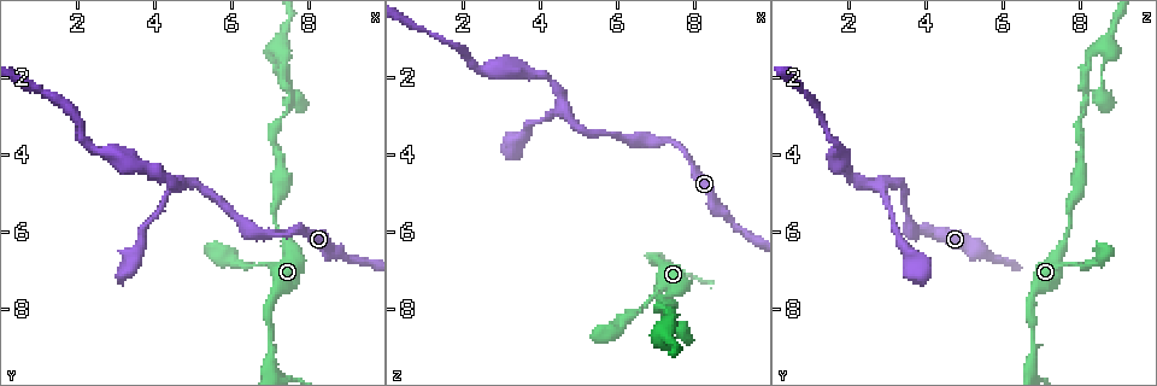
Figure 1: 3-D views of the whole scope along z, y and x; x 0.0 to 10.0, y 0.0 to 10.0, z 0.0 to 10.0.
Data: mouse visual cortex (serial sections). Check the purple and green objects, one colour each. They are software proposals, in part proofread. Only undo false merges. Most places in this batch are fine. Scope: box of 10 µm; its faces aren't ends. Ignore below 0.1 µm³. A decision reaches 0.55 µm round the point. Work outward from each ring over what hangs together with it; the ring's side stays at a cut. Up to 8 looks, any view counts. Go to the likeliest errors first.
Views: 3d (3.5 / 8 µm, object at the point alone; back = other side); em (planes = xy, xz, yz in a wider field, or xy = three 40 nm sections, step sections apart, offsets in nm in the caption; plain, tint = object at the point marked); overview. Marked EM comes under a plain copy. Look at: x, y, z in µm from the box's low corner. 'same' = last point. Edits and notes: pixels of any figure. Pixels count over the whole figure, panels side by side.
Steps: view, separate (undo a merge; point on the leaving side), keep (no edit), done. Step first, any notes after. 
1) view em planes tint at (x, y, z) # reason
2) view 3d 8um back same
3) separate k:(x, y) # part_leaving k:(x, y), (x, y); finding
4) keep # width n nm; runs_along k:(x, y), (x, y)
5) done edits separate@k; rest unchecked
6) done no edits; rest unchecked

view 3d 8um at (4.65, 4.70, 2.75) # two arms in line, one across

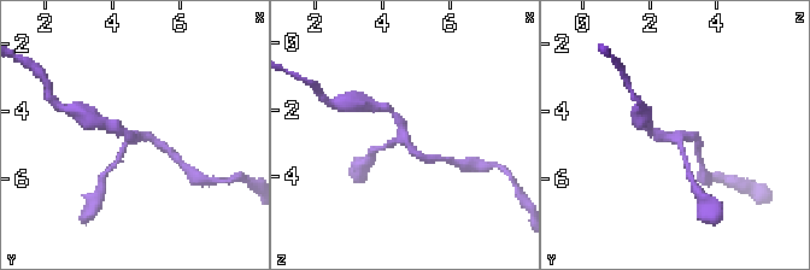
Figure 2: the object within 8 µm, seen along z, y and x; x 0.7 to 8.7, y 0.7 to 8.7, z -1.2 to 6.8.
view 3d 3.5um same

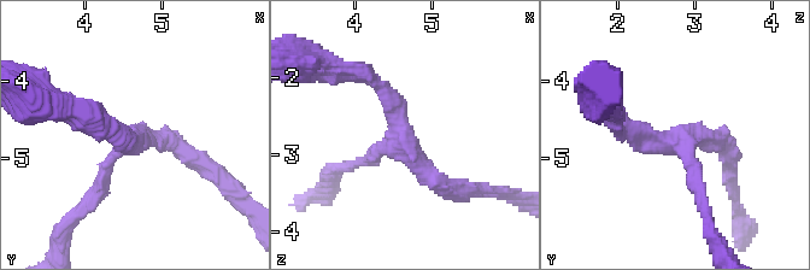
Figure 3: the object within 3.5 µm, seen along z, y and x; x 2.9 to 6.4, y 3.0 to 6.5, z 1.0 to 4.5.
keep # arms 3; runs_along 3:(451, 189), (367, 72); all the same cell

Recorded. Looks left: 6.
view 3d 3.5um at (7.15, 1.25, 8.60) # arms part here

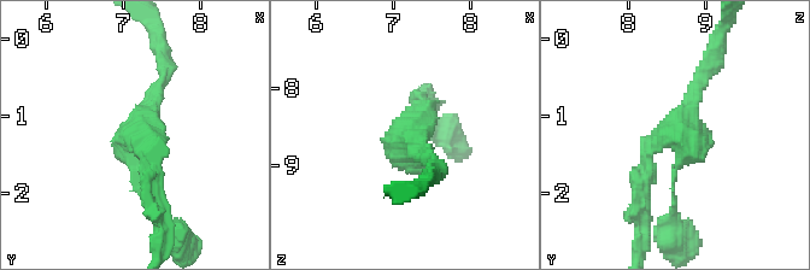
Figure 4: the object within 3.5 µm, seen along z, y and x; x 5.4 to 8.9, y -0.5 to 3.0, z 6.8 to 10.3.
view em xy step 2 tint at (7.15, 1.25, 8.65) # shape alone is not enough

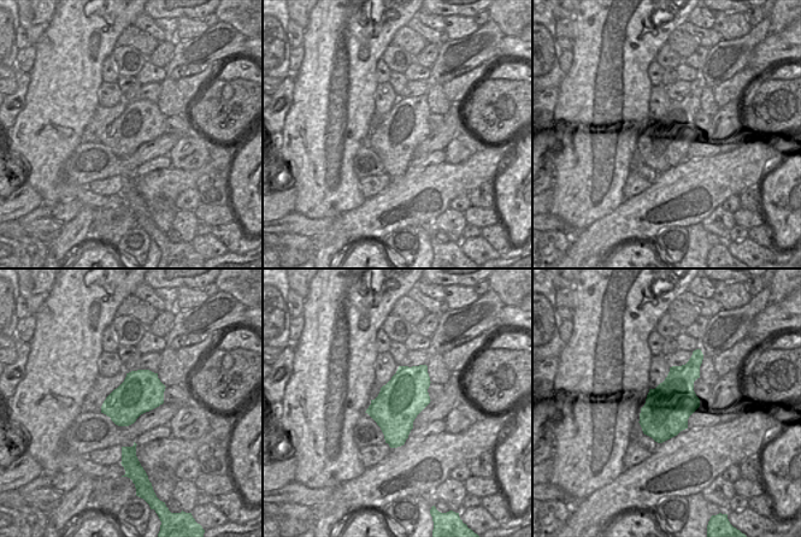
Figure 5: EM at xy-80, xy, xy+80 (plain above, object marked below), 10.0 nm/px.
view em planes tint same

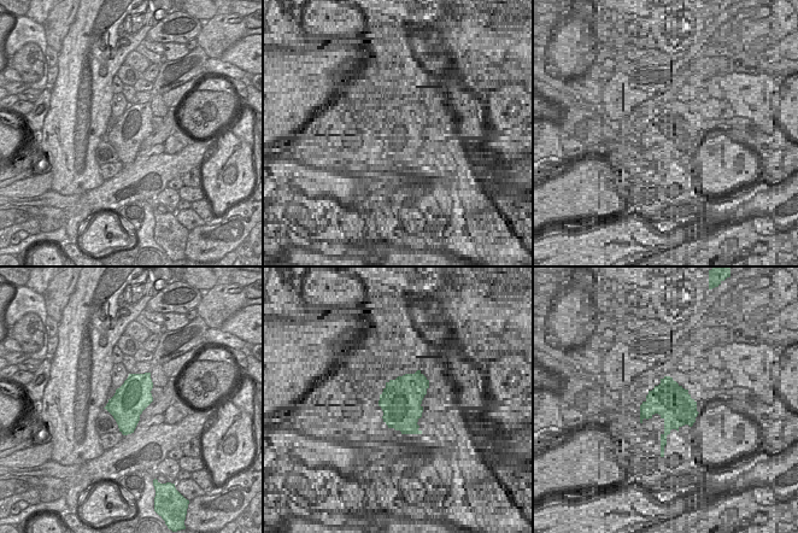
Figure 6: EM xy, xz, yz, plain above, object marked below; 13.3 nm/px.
keep # runs_along 4:(643, 192), (649, 151), (676, 133), (673, 203); continuous, no second cell

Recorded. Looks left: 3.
view 3d 3.5um at (6.55, 6.95, 8.00) # narrows sharply

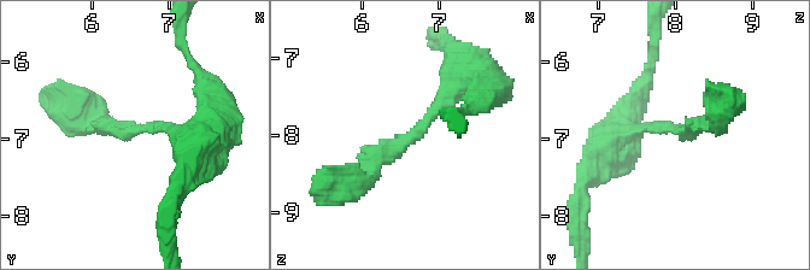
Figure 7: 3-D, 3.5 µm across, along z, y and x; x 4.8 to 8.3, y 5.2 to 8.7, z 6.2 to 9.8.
view em xy step 5 tint at (6.60, 6.90, 8.05) # arm_widths 200, 200 nm; need the tissue

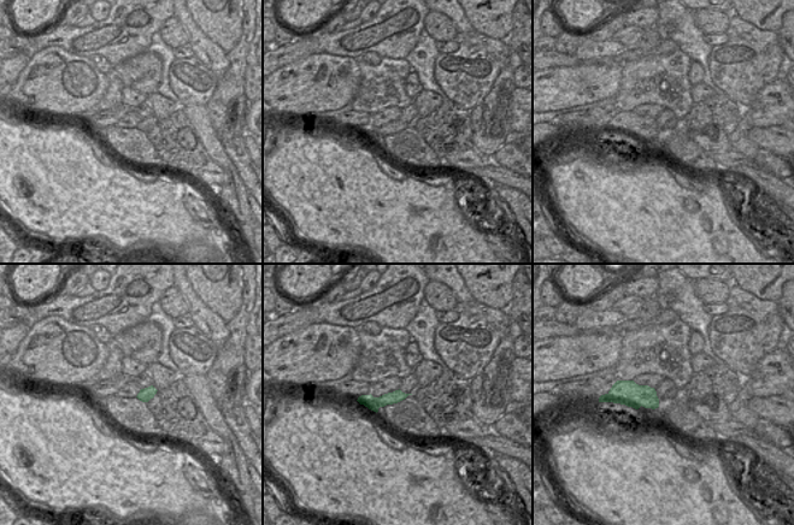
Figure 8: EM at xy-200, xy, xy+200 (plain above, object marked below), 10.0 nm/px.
keep # runs_along 7:(468, 83), (361, 180), (345, 180); one cell here

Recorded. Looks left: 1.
done no edits; rest unchecked

